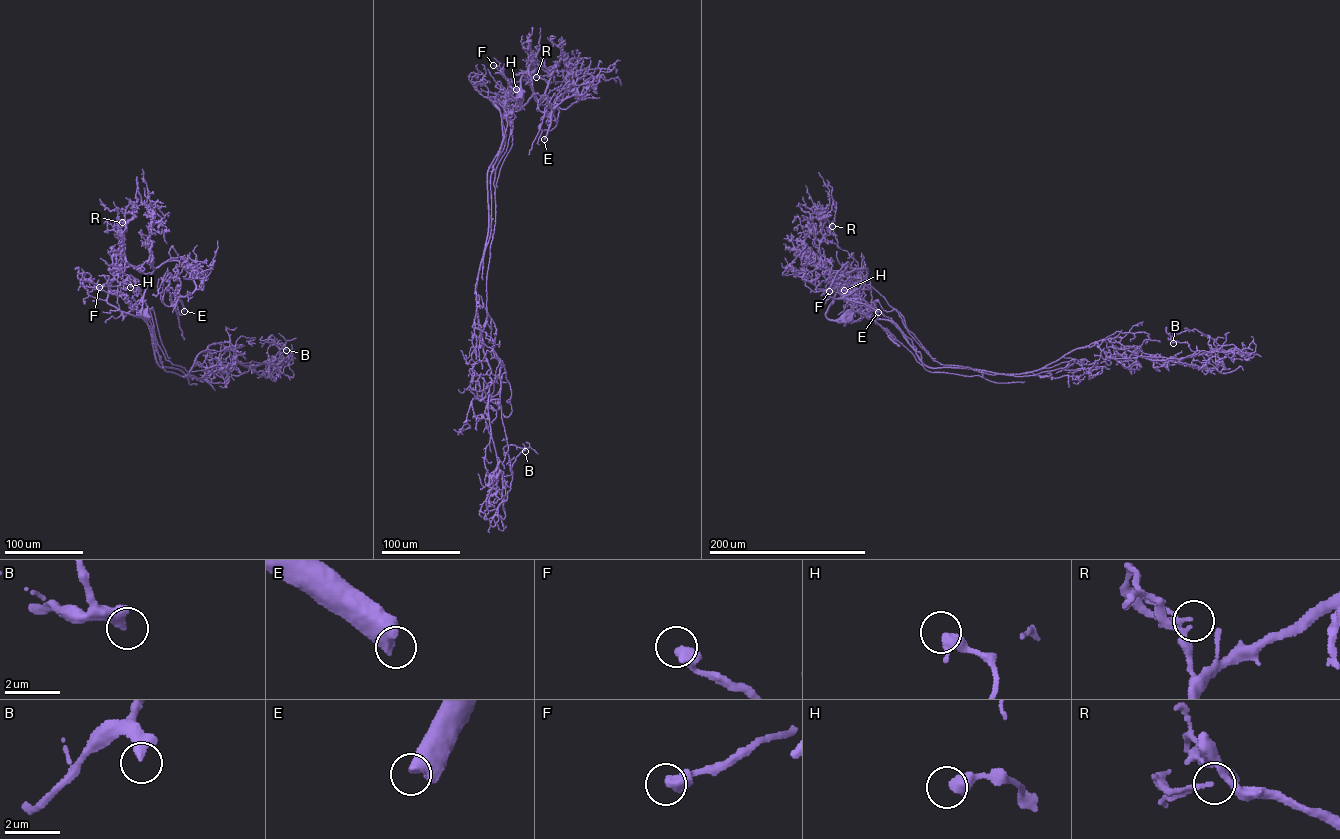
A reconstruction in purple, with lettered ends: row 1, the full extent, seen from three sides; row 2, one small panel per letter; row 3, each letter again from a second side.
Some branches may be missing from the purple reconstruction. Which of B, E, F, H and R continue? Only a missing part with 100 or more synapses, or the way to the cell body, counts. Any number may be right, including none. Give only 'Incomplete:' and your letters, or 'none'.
Incomplete: E

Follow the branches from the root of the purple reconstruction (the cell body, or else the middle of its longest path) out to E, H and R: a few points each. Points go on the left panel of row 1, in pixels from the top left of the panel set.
E: (146, 315), (141, 316), (141, 309), (151, 274), (169, 260), (179, 261), (195, 286), (178, 297), (184, 311)
H: (146, 315), (150, 274), (122, 268), (114, 278), (128, 283), (130, 277), (136, 283), (130, 287)
R: (146, 315), (141, 316), (141, 309), (150, 274), (136, 269), (125, 259), (123, 233), (119, 229), (122, 222)

